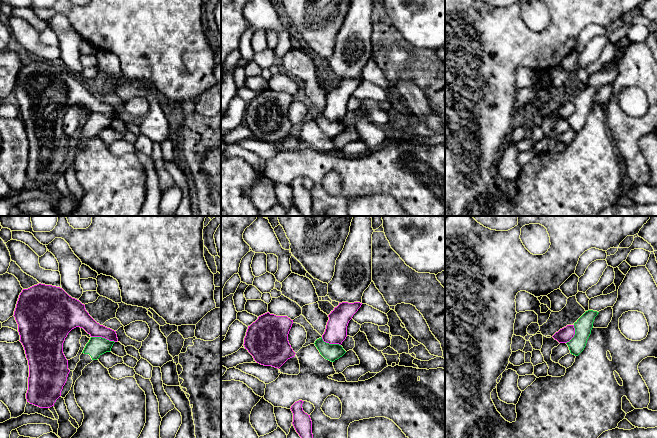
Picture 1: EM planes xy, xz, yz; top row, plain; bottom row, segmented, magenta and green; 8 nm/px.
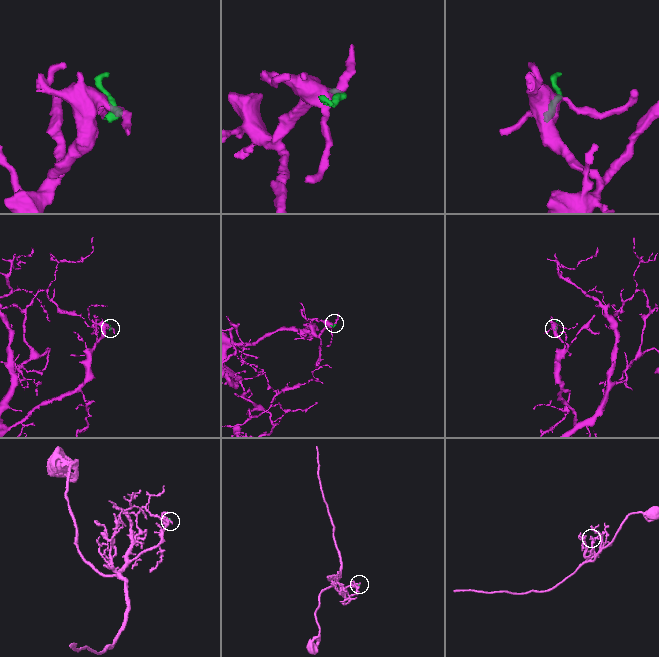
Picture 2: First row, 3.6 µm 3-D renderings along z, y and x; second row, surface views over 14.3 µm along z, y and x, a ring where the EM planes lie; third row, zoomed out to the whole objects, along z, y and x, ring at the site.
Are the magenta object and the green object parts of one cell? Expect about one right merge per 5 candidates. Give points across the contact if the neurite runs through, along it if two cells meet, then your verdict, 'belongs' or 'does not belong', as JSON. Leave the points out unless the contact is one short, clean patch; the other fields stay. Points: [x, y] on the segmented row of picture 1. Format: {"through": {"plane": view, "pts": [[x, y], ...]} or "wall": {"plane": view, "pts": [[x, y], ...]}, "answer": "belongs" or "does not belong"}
{"wall": {"plane": "xy", "pts": [[91, 336], [101, 336], [114, 342]]}, "answer": "does not belong"}

